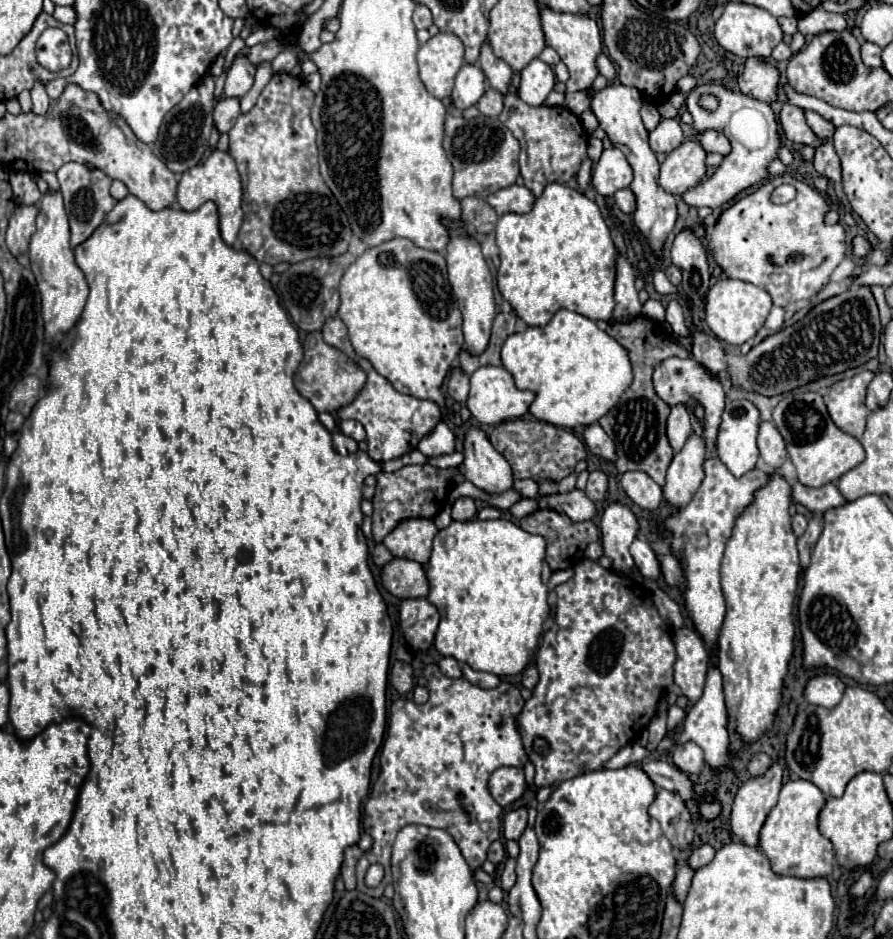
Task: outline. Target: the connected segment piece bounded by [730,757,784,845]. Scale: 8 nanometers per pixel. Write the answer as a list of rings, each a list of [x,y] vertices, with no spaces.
[[[784,757],[776,759],[764,775],[748,779],[734,797],[730,825],[732,833],[740,837],[746,845],[758,845],[760,827],[768,817],[770,809],[778,803],[782,771]]]

